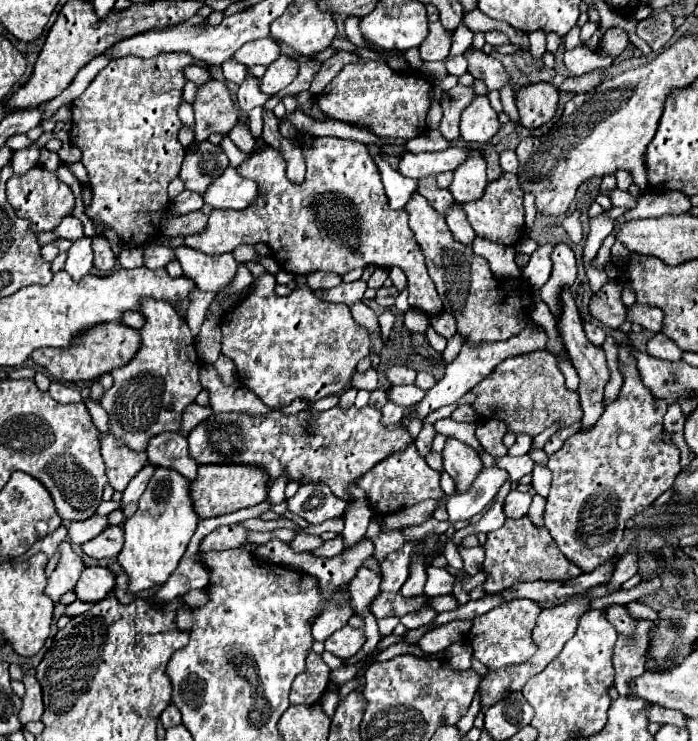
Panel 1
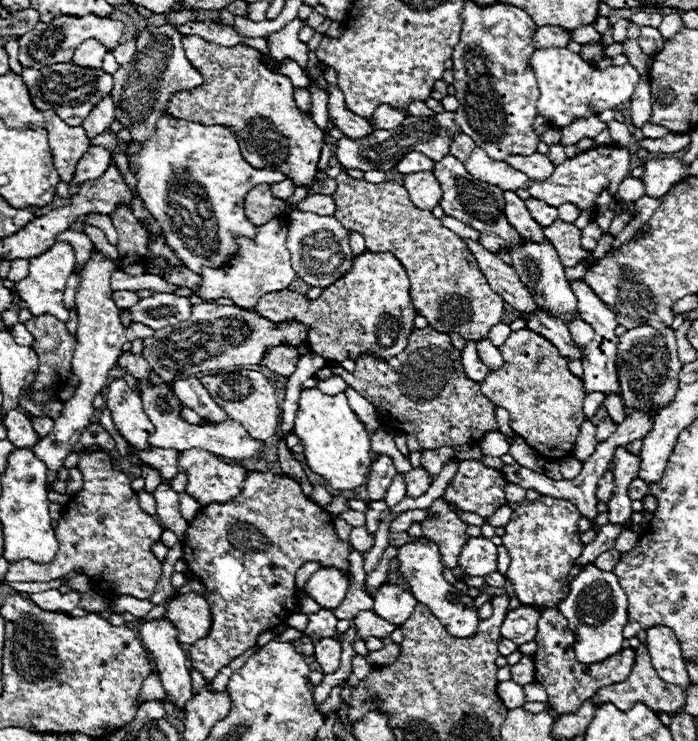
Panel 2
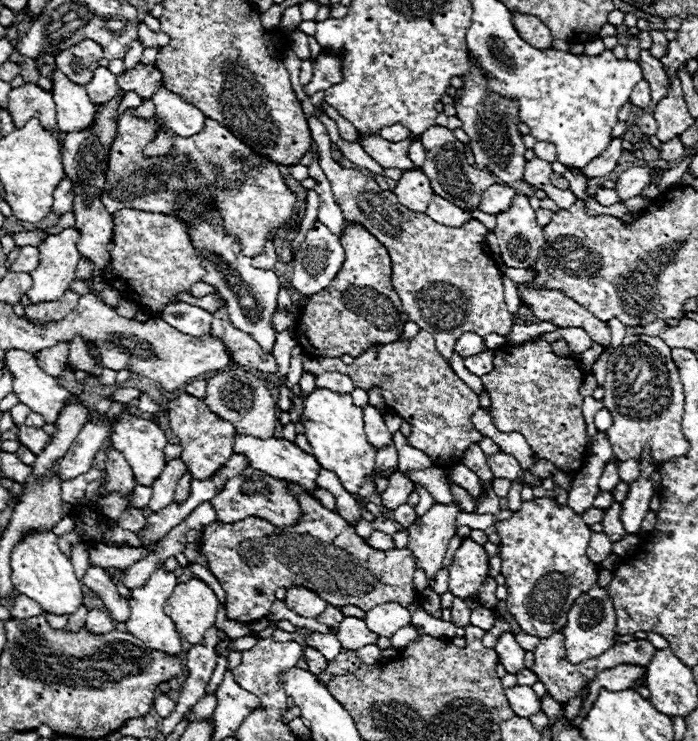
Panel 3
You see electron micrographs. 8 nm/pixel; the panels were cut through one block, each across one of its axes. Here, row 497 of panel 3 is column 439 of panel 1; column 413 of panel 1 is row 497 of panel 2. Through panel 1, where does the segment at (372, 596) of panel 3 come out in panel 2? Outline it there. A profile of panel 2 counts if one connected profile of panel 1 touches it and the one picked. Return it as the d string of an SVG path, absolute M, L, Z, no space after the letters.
M250 472L244 480L240 496L232 498L226 504L212 502L204 506L190 522L182 548L182 560L188 564L188 570L192 570L192 574L198 576L204 584L204 596L210 602L212 610L212 626L208 636L198 640L190 648L192 666L198 668L208 682L234 658L256 646L256 638L262 630L272 630L278 624L284 624L284 620L294 612L298 604L296 572L306 562L318 560L324 568L338 566L342 570L348 570L348 554L352 550L348 542L338 540L332 526L332 516L324 508L308 500L298 482L286 476L278 476L276 482L274 474L270 472Z

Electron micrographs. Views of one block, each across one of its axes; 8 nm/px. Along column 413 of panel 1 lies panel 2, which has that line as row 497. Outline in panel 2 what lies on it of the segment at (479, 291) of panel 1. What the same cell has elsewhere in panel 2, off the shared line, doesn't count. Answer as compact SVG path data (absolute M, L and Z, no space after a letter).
M202 450L180 452L180 456L178 456L178 472L186 474L186 478L188 478L186 492L190 496L194 496L202 506L206 506L210 502L228 502L232 496L238 496L240 488L242 488L242 482L246 478L246 468L240 466L238 462L228 464L220 456L206 454Z

